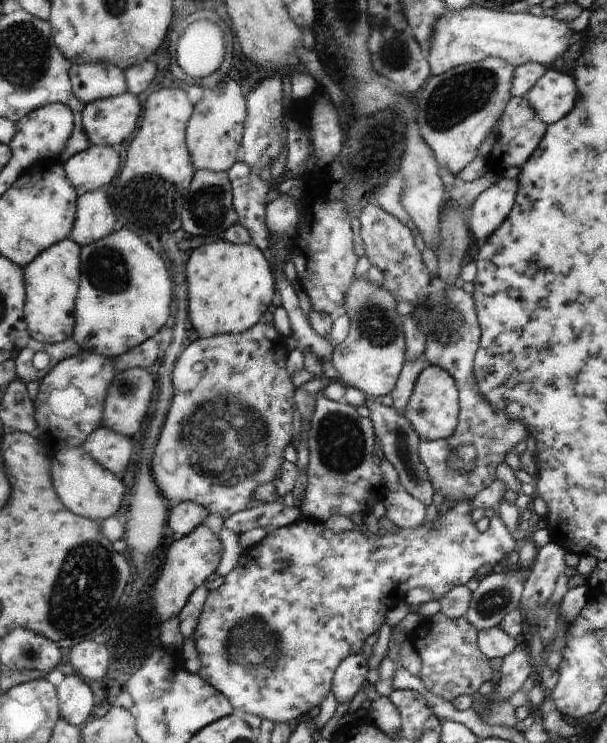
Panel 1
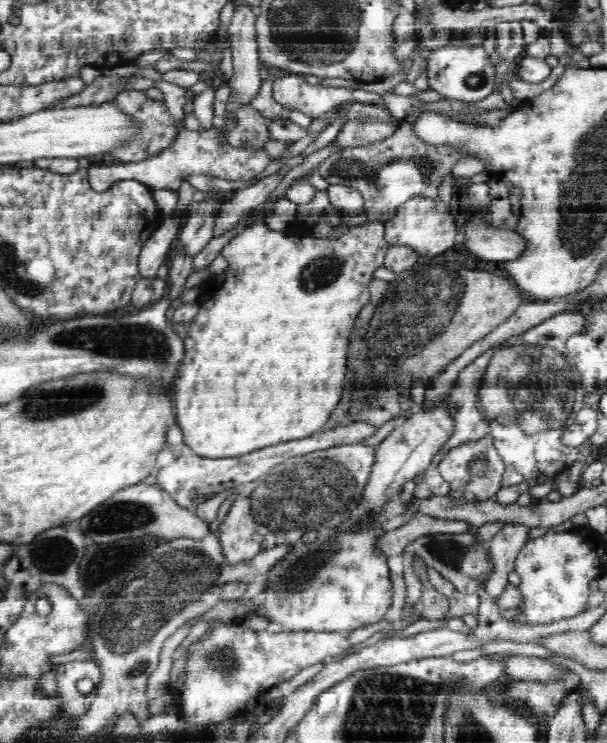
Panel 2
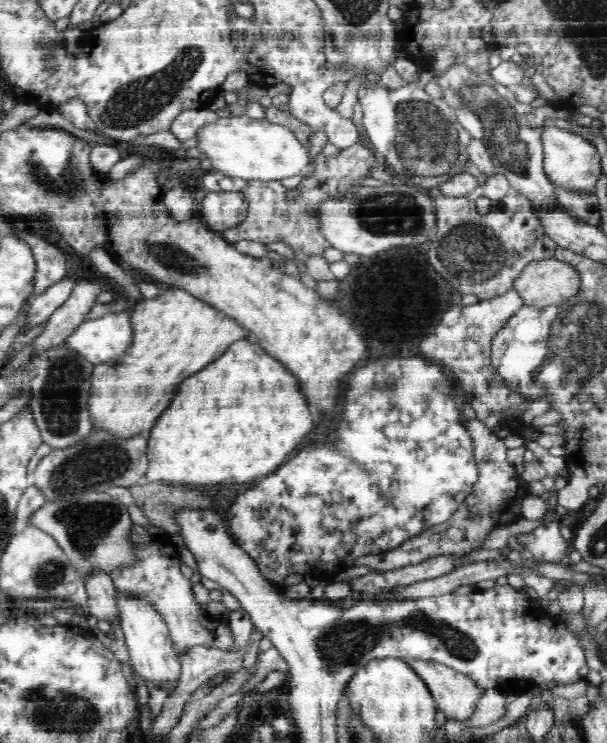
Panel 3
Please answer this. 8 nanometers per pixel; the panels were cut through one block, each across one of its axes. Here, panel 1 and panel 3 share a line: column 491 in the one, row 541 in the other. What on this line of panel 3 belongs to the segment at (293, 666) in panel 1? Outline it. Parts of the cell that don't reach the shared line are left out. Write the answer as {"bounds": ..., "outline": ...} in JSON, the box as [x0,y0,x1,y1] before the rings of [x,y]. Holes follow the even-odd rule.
{"bounds":[518,518,572,564],"outline":[[[558,518],[545,525],[537,525],[530,533],[519,535],[518,540],[536,560],[547,564],[560,564],[562,556],[568,555],[568,548],[572,548],[560,534]]]}

